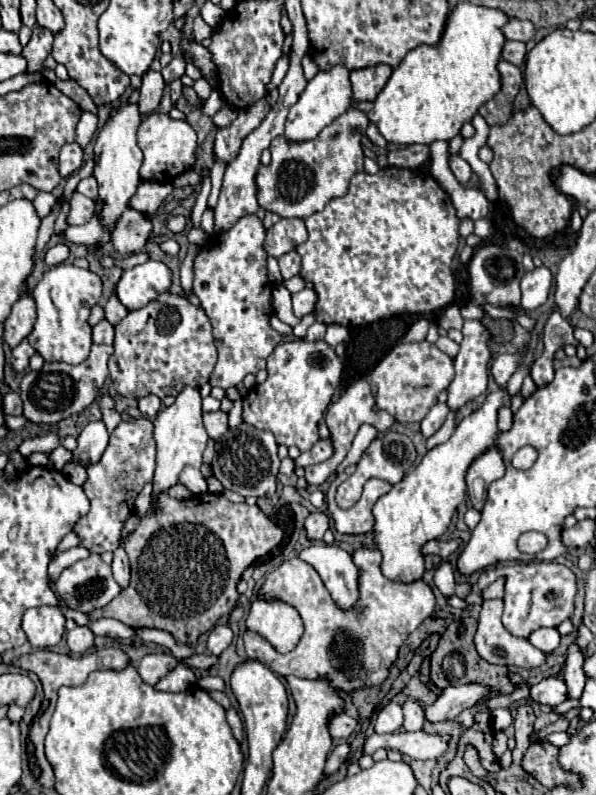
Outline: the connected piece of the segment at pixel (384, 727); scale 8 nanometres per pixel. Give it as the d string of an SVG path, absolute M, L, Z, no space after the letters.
M389 702L375 718L373 728L377 734L387 734L387 732L395 732L399 730L403 724L403 712L401 706L397 702Z

